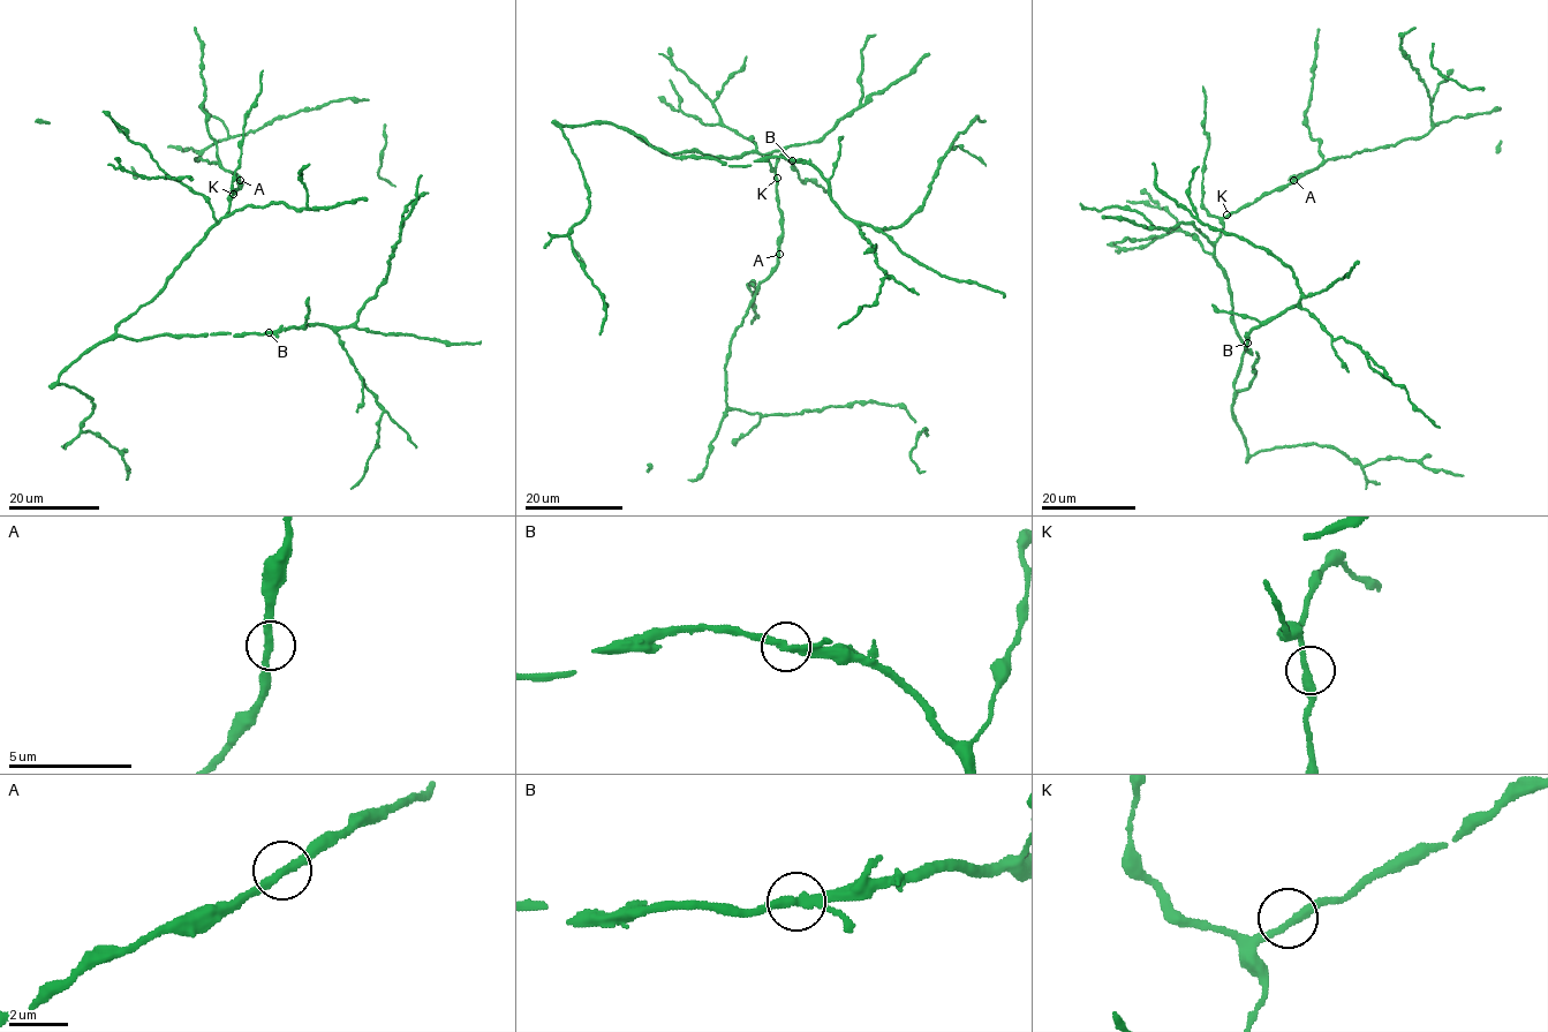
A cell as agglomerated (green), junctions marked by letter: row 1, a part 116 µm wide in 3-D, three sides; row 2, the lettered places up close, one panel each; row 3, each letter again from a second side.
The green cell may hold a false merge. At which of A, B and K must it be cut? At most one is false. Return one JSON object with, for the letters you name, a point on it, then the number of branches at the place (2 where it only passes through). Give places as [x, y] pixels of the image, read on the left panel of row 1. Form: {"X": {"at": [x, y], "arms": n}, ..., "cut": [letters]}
{"cut": []}

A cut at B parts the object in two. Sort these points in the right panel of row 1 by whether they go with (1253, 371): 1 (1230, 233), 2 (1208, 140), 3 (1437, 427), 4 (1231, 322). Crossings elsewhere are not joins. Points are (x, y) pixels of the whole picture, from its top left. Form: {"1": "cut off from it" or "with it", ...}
{"1": "cut off from it", "2": "with it", "3": "cut off from it", "4": "with it"}

